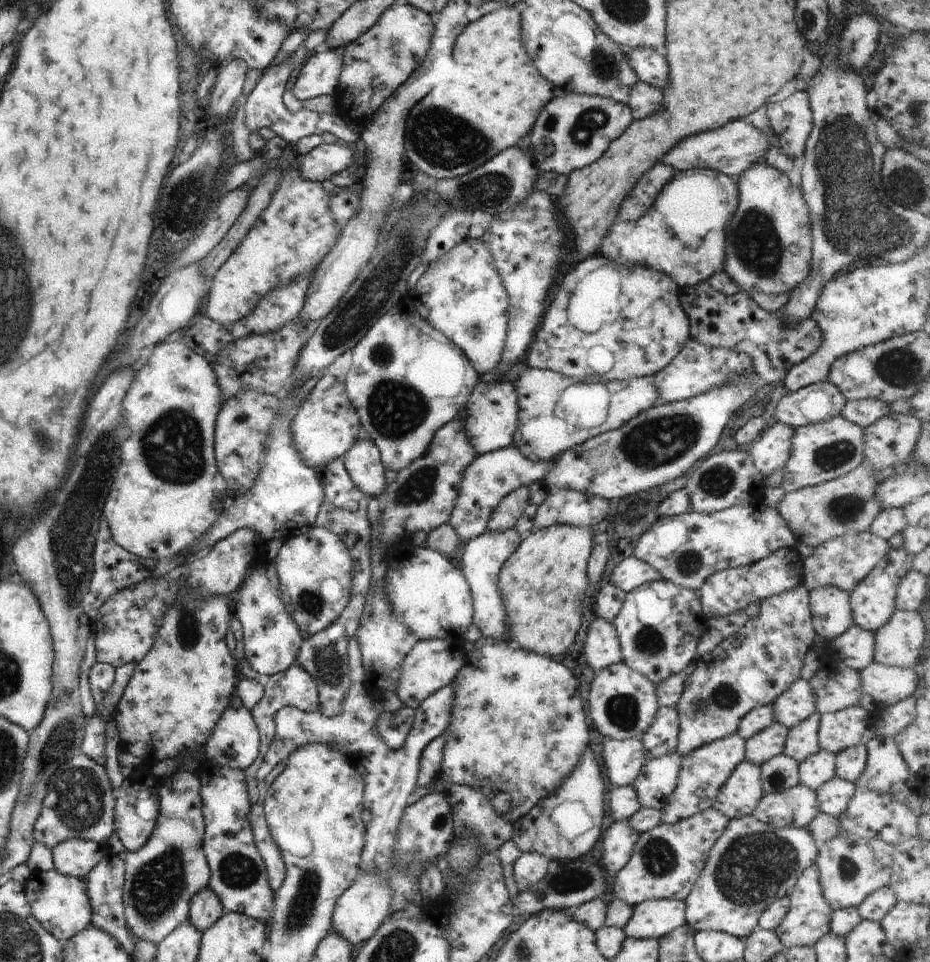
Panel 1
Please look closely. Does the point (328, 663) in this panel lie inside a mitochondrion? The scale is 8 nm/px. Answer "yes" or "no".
yes

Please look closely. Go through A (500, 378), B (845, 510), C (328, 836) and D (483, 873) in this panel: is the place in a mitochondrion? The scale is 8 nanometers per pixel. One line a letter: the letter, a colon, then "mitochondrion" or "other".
A: other
B: mitochondrion
C: other
D: other

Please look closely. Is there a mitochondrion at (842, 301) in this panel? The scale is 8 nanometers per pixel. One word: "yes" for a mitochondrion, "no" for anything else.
no

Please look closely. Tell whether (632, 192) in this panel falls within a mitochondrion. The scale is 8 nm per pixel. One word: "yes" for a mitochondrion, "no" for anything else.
no

